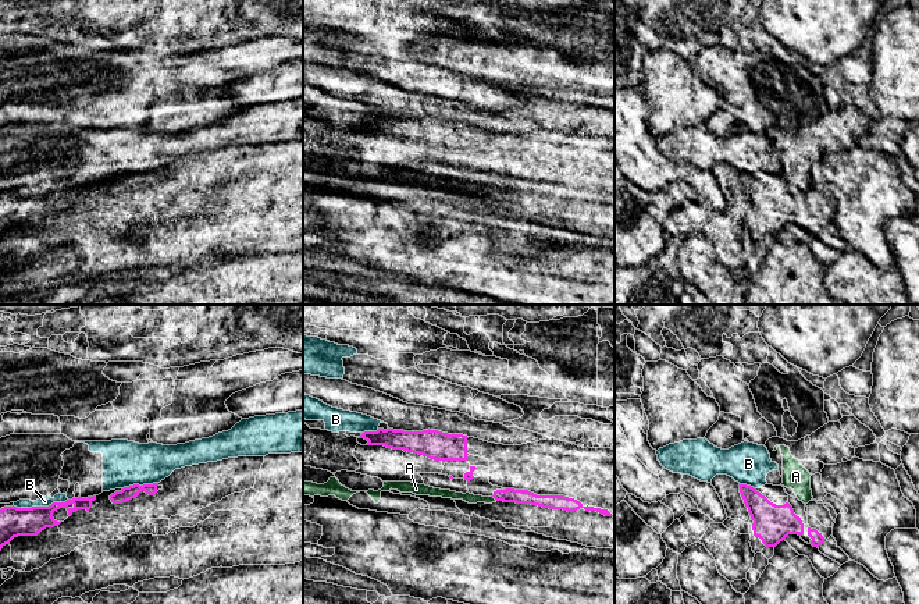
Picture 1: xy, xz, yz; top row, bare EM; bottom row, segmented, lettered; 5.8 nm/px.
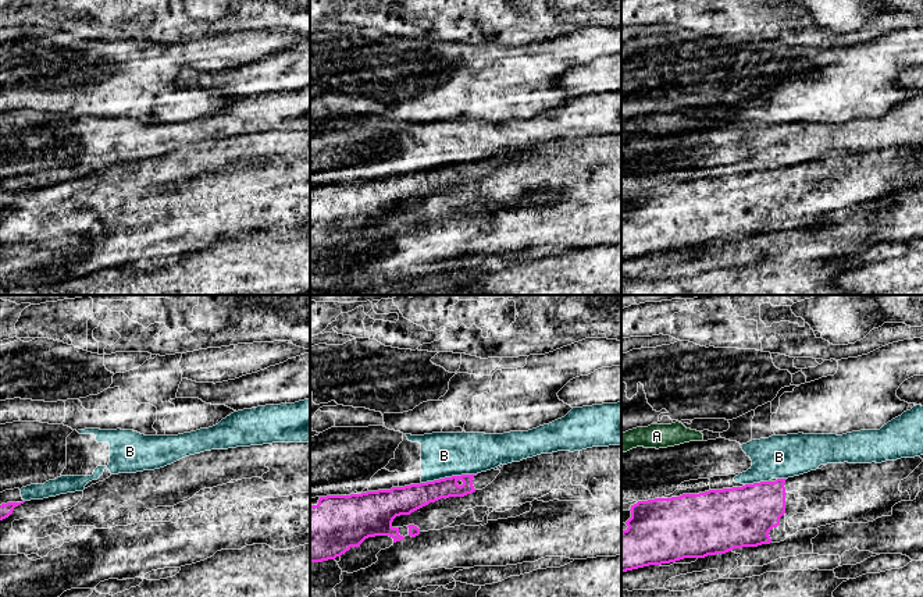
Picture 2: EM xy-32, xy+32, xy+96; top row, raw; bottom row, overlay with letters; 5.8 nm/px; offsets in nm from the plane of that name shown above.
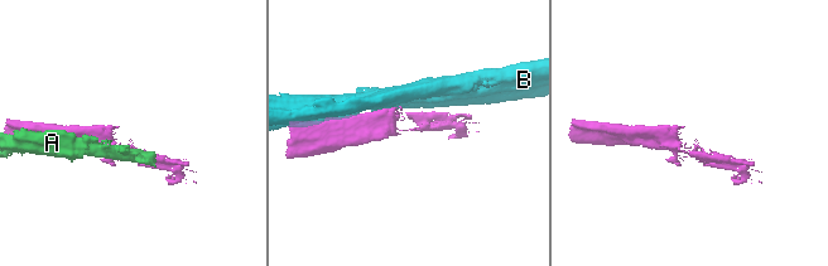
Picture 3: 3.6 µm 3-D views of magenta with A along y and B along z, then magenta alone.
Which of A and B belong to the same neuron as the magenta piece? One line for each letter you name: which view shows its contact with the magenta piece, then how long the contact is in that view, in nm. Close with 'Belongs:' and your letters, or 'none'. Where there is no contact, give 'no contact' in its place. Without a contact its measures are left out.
Belongs: none

